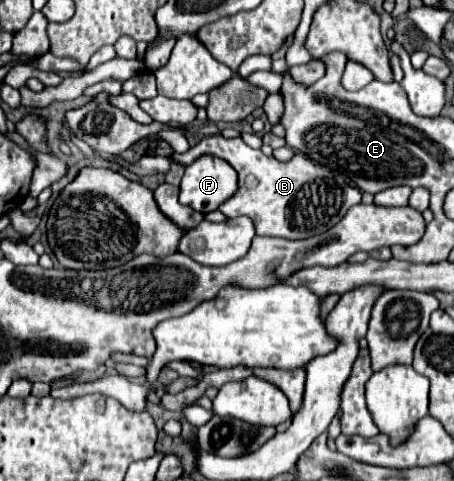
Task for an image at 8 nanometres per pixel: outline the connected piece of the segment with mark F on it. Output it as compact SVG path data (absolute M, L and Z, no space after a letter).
M201 155L185 169L179 201L199 213L211 213L235 191L237 171L215 155Z

